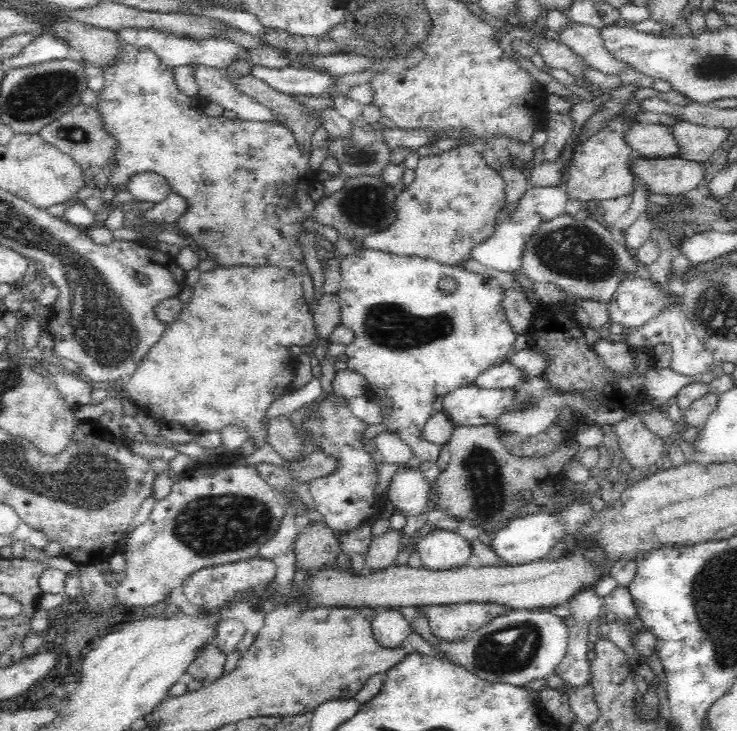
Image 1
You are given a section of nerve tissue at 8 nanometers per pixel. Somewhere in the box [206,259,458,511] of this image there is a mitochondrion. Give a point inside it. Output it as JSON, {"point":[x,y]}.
{"point":[390,326]}

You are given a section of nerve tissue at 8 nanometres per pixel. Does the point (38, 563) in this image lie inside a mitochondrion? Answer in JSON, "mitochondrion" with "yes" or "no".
{"mitochondrion":"no"}

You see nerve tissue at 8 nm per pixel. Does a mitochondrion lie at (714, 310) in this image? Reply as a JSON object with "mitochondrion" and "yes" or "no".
{"mitochondrion":"yes"}

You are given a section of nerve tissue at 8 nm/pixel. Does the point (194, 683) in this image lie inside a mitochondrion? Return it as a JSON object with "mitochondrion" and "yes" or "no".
{"mitochondrion":"no"}

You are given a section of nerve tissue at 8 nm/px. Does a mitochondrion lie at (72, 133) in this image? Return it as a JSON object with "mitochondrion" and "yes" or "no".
{"mitochondrion":"yes"}

